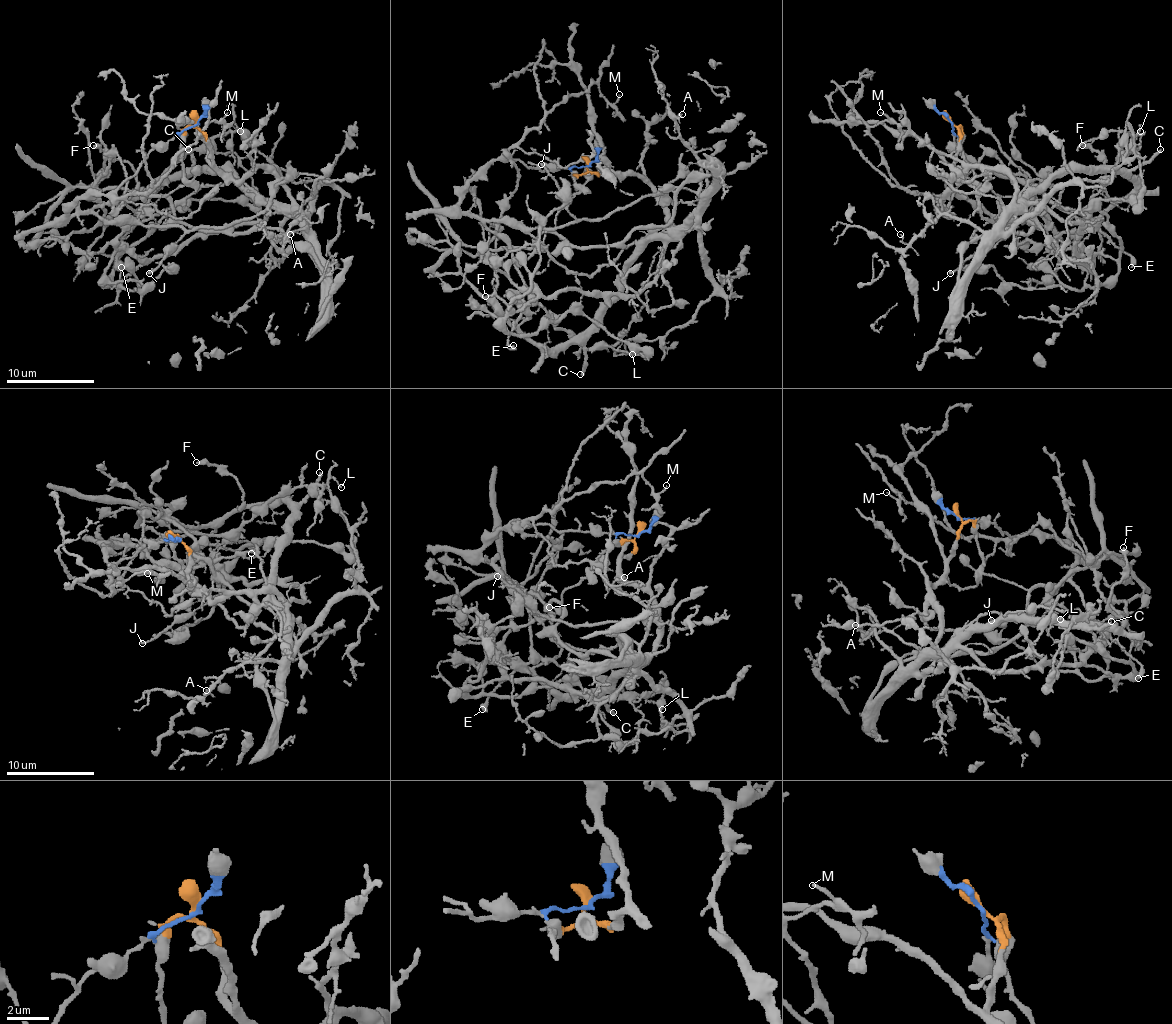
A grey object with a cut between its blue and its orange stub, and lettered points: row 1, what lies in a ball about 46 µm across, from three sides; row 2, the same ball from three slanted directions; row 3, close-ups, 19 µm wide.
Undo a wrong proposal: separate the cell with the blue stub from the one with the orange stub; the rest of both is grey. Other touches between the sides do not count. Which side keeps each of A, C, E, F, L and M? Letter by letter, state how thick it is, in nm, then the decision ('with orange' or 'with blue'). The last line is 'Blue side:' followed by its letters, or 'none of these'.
A: calibre 110 nm; with orange
C: calibre 240 nm; with orange
E: calibre 360 nm; with blue
F: calibre 380 nm; with orange
L: calibre 120 nm; with blue
M: calibre 130 nm; with blue
Blue side: E, L, M

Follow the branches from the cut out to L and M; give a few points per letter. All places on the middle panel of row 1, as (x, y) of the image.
L: (588, 164), (545, 170), (497, 159), (468, 183), (459, 207), (507, 245), (547, 317), (582, 345), (632, 354)
M: (588, 164), (540, 170), (510, 159), (510, 150), (562, 100), (580, 96), (593, 83), (610, 102), (619, 94)

